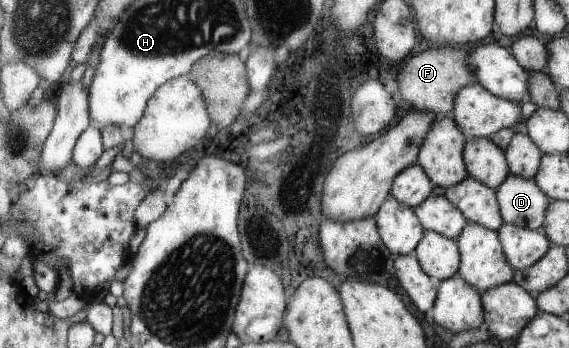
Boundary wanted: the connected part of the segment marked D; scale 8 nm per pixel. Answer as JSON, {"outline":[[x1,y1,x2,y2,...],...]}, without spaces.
{"outline":[[508,174,504,183,495,189,496,200,500,206,500,216,505,224,521,226,530,230,540,230,544,223,544,213,551,200,537,187,532,178,522,178]]}

